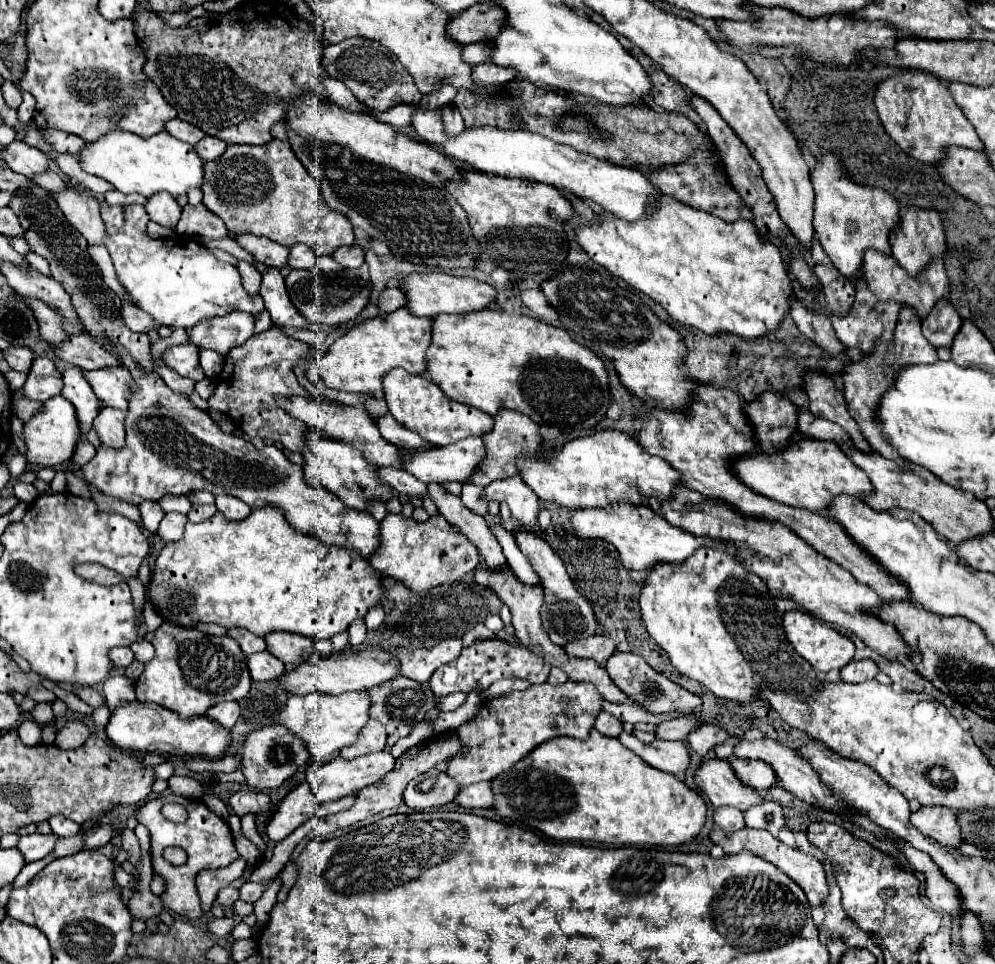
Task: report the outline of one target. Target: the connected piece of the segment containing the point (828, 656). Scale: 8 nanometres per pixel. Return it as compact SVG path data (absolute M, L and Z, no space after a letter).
M804 610L786 612L784 614L784 630L786 630L786 638L796 648L796 652L804 660L808 660L816 672L830 672L834 668L838 668L838 670L844 668L852 660L854 650L856 650L854 642L848 636L836 632L834 628L830 628L824 622L818 622L812 614L808 614Z

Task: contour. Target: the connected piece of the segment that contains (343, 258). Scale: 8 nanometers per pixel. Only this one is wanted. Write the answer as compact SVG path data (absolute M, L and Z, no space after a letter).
M350 244L350 246L342 246L338 248L334 254L338 264L342 264L344 268L358 268L364 264L364 248L358 244Z

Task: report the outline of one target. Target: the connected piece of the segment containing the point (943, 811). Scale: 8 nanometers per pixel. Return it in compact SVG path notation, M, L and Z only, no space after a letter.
M924 806L910 816L910 822L934 838L938 844L948 848L958 848L962 844L962 830L956 820L956 812L942 806Z

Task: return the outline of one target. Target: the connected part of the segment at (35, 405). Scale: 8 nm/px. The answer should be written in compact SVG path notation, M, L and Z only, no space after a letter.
M18 392L14 394L14 412L16 416L22 420L22 422L28 422L40 408L42 408L42 402L34 402L34 400L28 400L28 398L22 398Z

